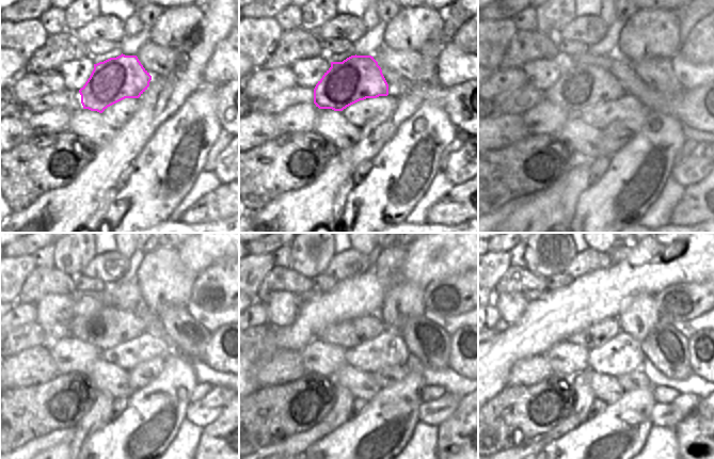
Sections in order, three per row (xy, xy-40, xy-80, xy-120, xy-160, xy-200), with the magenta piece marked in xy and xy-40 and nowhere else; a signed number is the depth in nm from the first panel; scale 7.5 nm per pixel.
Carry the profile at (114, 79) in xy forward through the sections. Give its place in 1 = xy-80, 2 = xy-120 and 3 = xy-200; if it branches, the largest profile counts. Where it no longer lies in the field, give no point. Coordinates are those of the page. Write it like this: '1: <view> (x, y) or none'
1: xy-80 (580, 86)
2: xy-120 (110, 327)
3: xy-200 (598, 334)

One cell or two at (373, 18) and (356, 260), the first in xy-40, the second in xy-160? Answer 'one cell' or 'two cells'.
two cells

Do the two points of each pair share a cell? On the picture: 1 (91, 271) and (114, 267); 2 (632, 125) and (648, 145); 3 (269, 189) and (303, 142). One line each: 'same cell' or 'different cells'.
1: same cell
2: different cells
3: same cell

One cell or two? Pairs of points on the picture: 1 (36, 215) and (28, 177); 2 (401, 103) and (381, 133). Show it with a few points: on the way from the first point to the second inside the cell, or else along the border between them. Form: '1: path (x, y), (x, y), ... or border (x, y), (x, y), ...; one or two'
1: border (54, 188), (42, 193), (24, 208), (13, 212); two
2: path (401, 110), (385, 126); one

